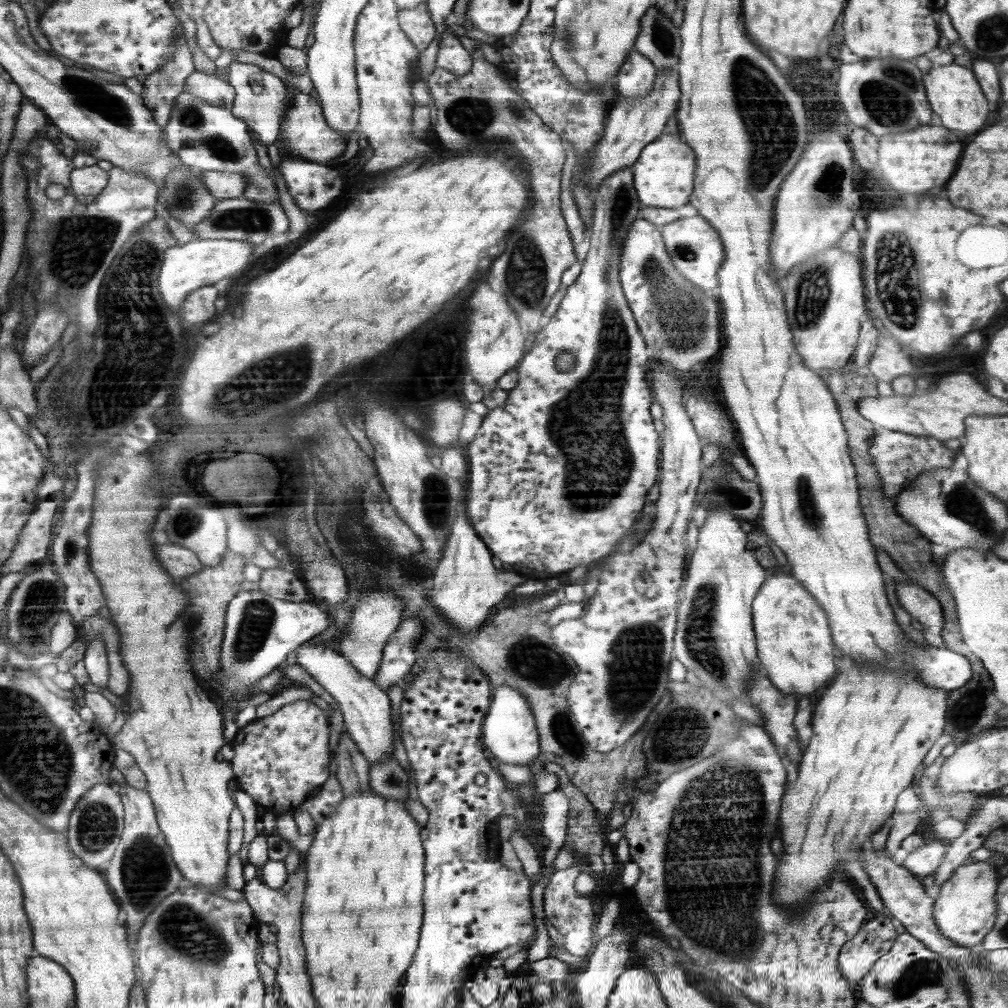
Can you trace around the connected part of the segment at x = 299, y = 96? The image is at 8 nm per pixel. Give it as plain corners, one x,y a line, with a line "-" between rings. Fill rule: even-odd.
296,91
291,100
291,107
287,112
285,121
281,122
281,150
285,156
295,156
300,160
329,164
333,158
343,154
348,136
336,132
328,126
326,116
323,114
322,104
314,94
304,94

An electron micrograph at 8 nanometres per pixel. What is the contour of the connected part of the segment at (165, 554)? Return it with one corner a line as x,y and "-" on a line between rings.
174,543
159,544
157,551
159,552
159,561
167,573
176,579
176,582
181,582
183,578
196,574
203,569
203,562
188,547

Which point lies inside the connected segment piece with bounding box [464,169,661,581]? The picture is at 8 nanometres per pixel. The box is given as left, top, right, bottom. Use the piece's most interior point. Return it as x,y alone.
524,451

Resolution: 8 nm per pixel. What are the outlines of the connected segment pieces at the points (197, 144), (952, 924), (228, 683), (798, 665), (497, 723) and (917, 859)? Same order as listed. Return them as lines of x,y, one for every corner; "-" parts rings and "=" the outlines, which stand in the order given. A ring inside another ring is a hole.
185,85
163,130
167,145
174,150
174,154
178,154
178,159
184,166
195,167
200,171
222,171
242,175
251,179
244,199
266,205
278,201
276,184
271,178
272,172
262,170
262,166
258,164
258,154
250,140
246,123
230,114
228,107
212,106
212,103
192,96
187,92
=
974,861
960,865
941,885
940,897
933,906
933,917
940,934
969,949
982,945
984,937
990,933
997,919
995,898
999,881
999,870
996,870
990,861
=
260,589
252,591
242,591
230,602
226,614
226,633
222,650
220,650
220,682
228,692
235,695
238,690
240,692
250,692
250,684
256,684
260,678
264,678
266,674
270,674
278,664
282,664
286,660
286,656
294,651
296,646
300,646
302,642
310,641
311,638
322,634
328,626
326,620
326,612
322,612
320,608
316,608
314,604
306,604
306,600
302,602
286,602
272,595
266,594
=
774,573
755,597
756,654
768,679
786,694
812,694
824,688
836,674
834,646
827,611
791,573
=
509,685
496,687
496,702
488,710
488,722
484,724
484,746
500,763
529,766
541,752
538,724
530,703
520,692
=
934,840
922,845
914,852
908,854
903,862
903,866
912,872
917,879
926,878
933,875
935,870
942,864
949,844
942,840

